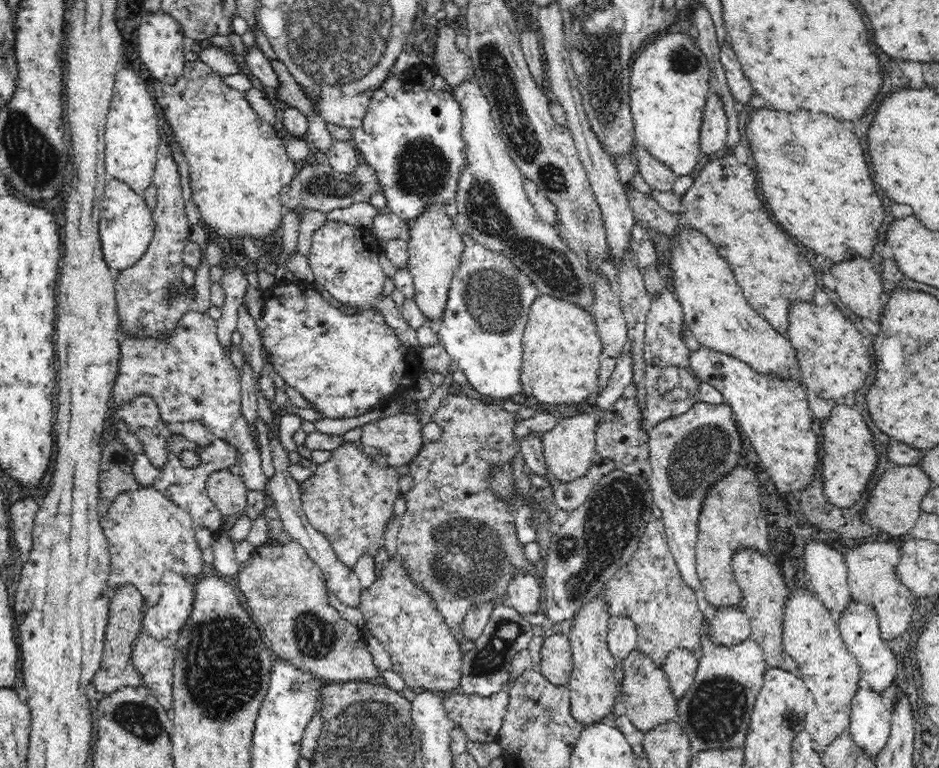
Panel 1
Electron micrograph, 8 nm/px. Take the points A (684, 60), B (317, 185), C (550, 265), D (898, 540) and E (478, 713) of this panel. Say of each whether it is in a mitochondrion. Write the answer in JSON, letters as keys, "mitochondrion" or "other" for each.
{"A":"mitochondrion","B":"mitochondrion","C":"mitochondrion","D":"other","E":"other"}

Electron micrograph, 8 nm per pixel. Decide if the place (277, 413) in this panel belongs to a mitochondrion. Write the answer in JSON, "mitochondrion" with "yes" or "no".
{"mitochondrion":"no"}

